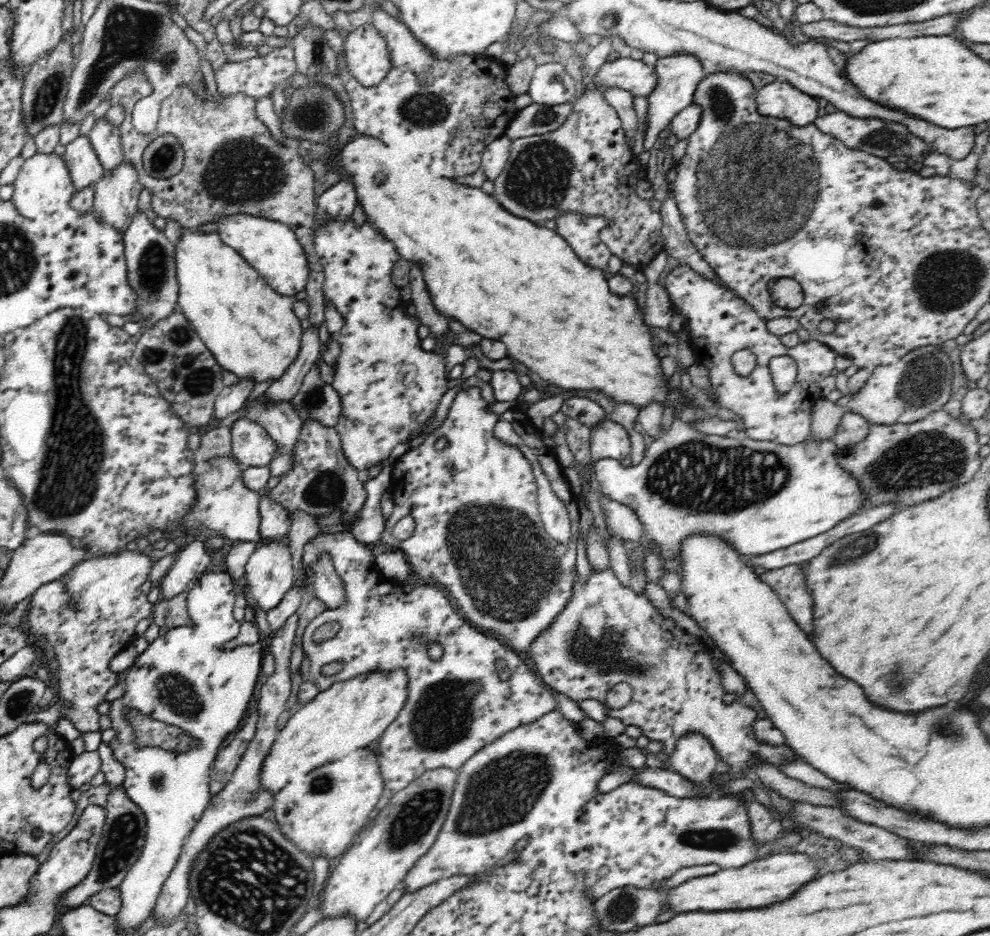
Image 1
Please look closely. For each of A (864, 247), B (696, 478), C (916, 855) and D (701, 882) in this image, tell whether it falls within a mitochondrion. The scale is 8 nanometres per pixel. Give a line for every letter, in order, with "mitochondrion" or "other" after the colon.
A: other
B: mitochondrion
C: other
D: other

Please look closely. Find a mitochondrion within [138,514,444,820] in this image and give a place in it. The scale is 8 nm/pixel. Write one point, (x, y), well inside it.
(171, 689)

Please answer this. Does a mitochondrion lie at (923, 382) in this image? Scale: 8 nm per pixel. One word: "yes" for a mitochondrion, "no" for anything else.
yes

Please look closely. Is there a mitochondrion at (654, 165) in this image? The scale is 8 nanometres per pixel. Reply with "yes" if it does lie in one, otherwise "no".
no

